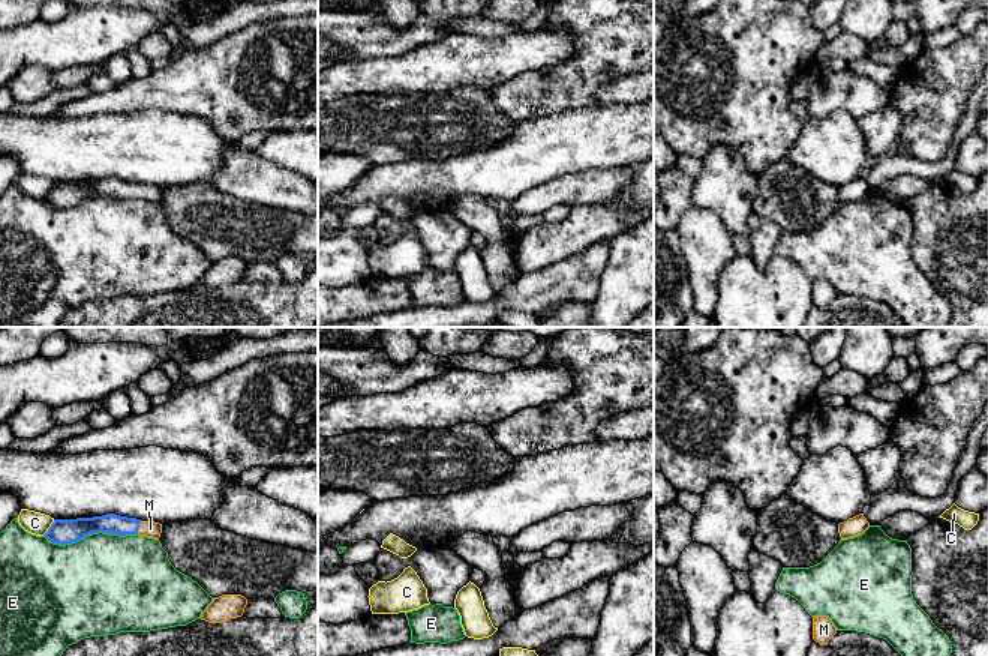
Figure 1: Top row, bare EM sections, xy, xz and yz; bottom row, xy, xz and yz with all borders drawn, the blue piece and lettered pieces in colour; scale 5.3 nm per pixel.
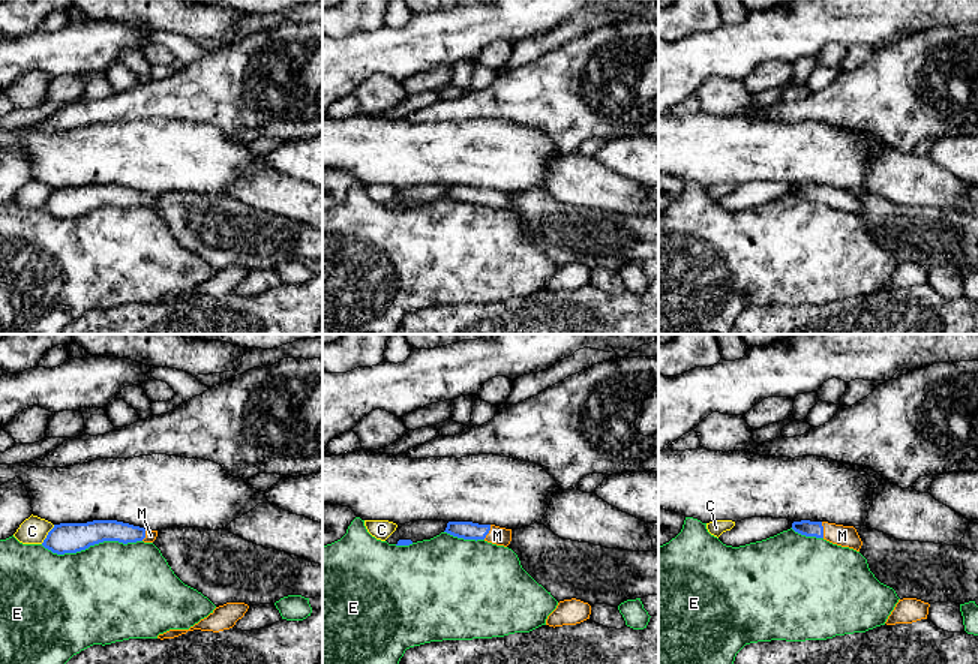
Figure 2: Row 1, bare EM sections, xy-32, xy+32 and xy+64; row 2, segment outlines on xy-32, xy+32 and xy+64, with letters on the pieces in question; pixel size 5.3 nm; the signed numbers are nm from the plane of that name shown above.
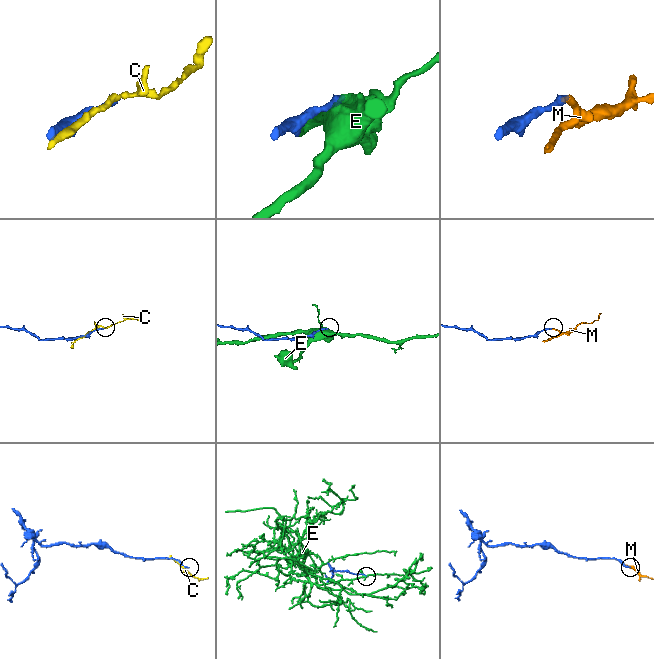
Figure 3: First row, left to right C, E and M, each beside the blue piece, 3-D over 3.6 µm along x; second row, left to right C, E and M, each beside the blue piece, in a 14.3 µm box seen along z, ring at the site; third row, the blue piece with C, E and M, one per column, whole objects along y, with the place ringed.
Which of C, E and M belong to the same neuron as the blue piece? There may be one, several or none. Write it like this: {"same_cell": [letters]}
{"same_cell": ["M"]}

